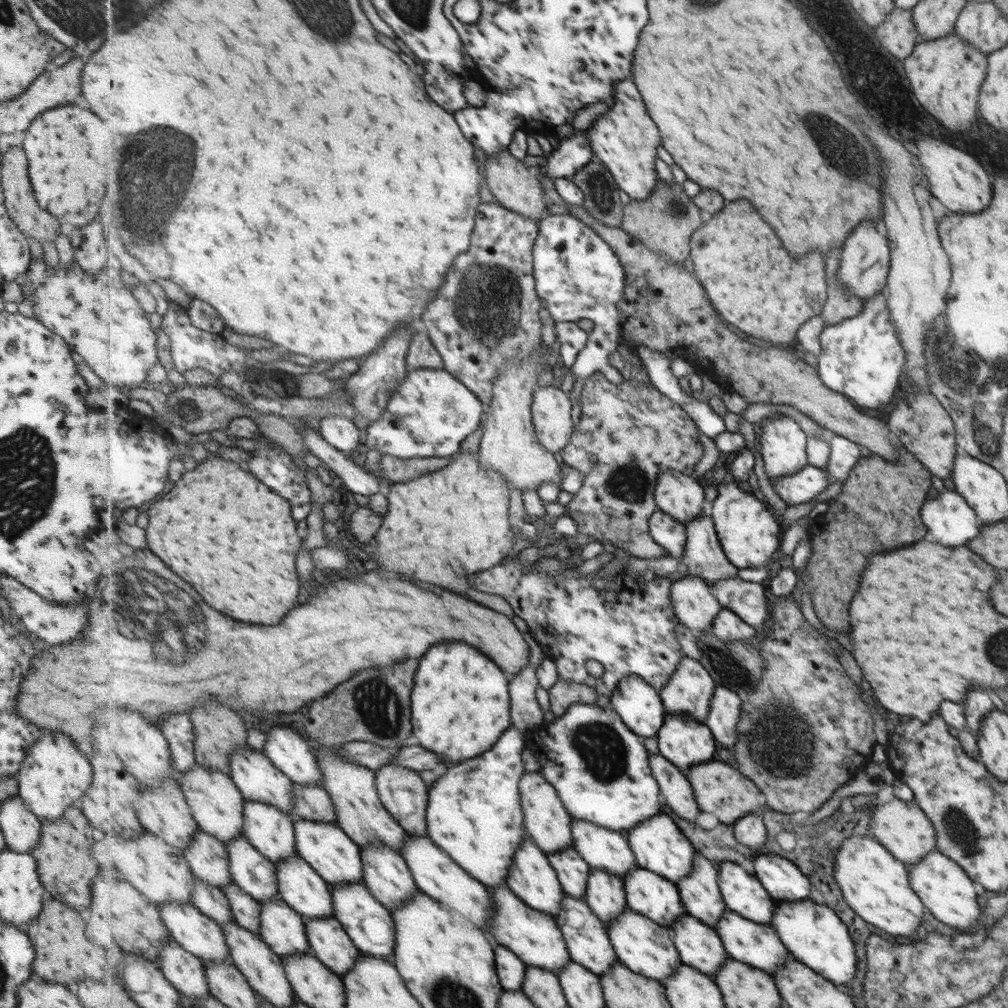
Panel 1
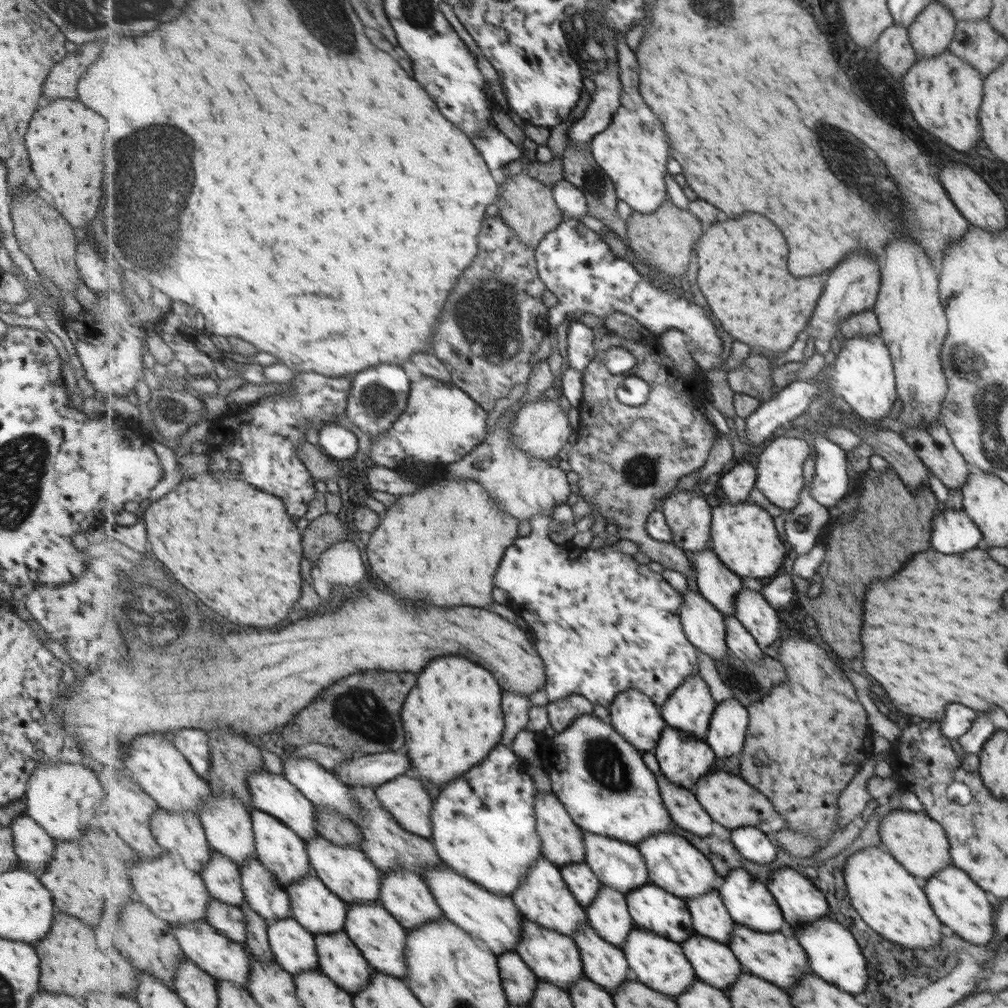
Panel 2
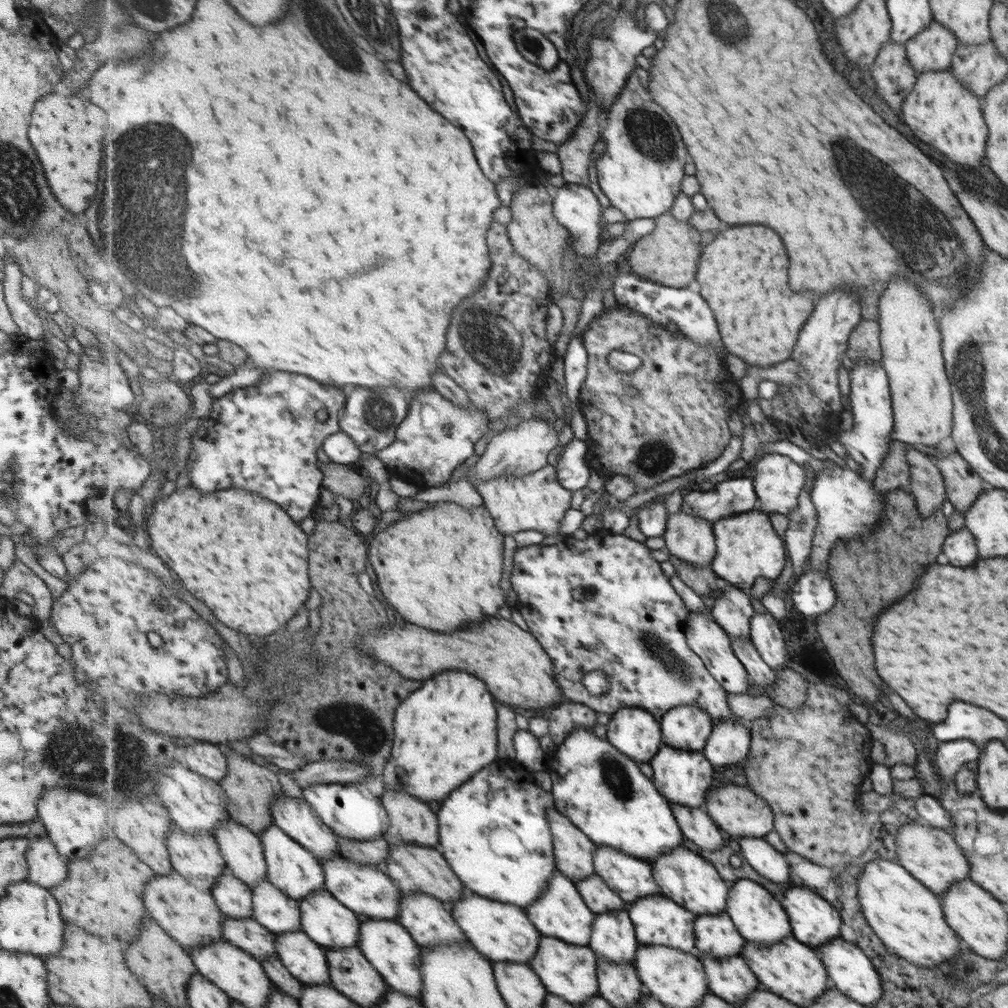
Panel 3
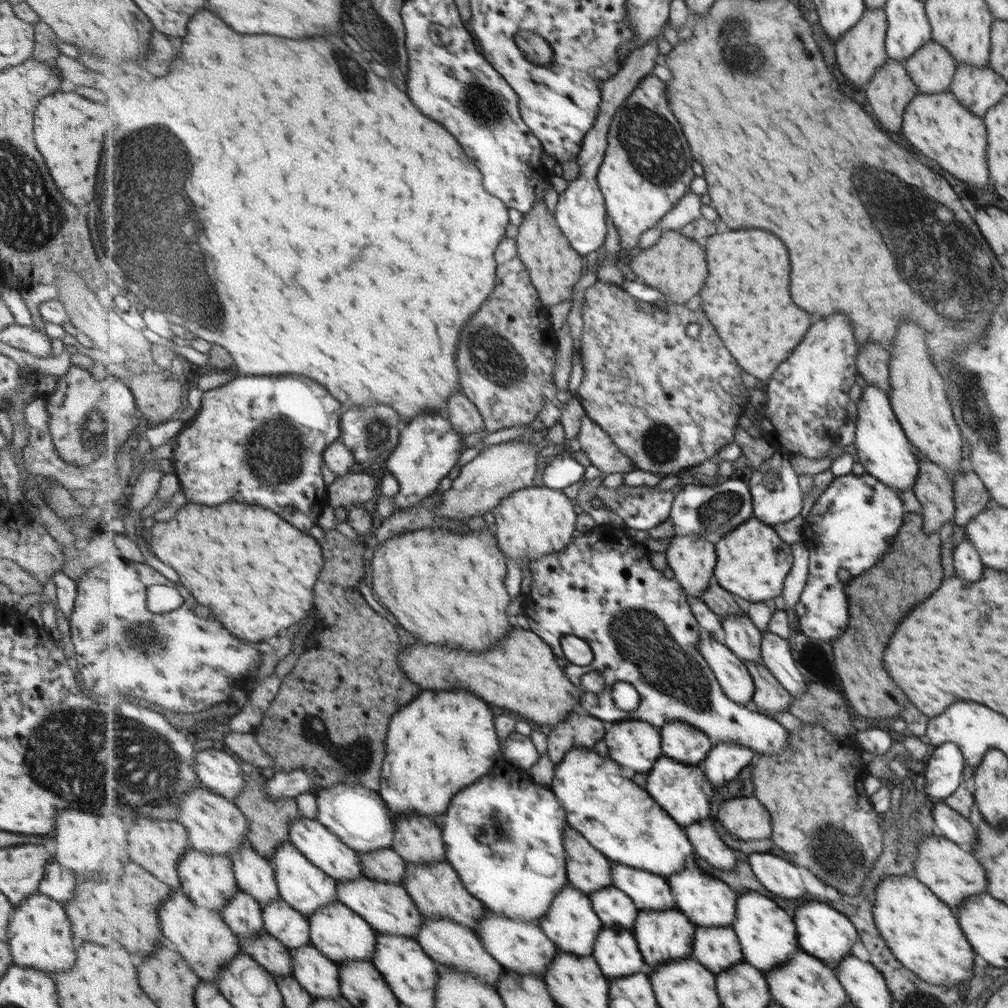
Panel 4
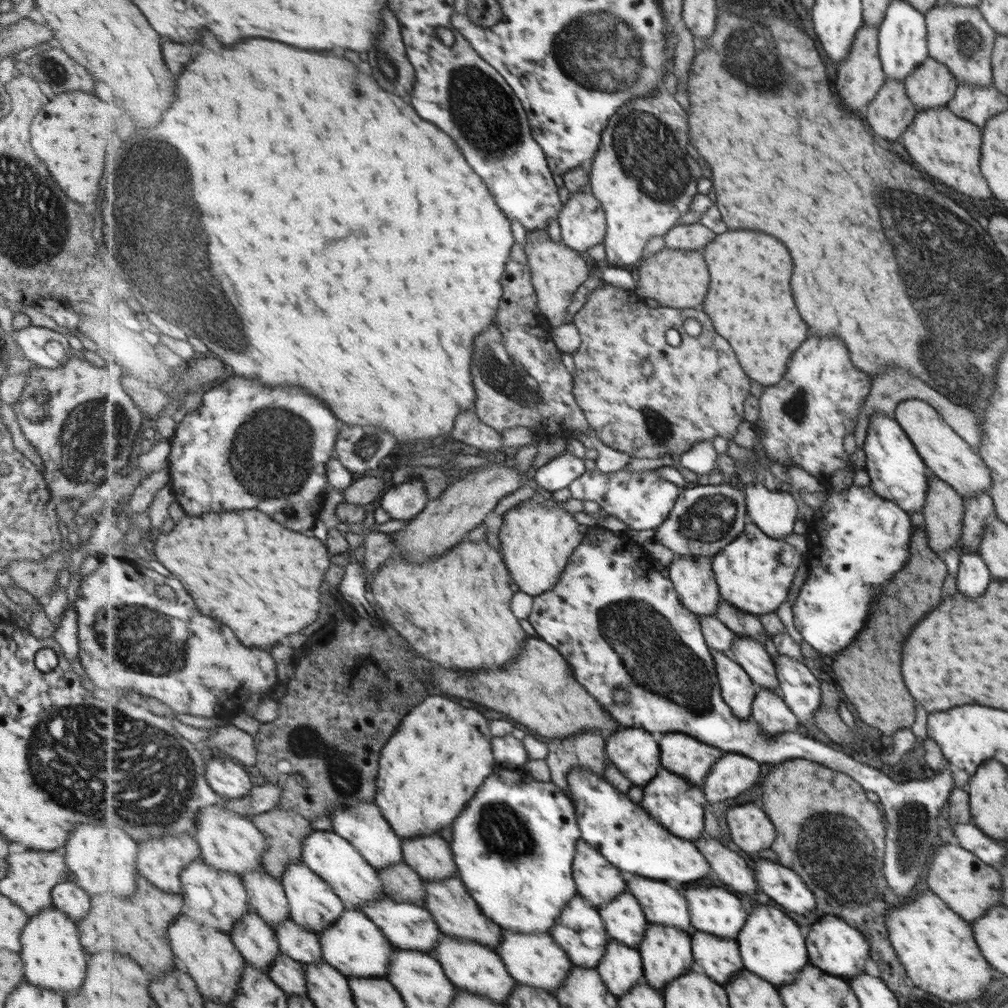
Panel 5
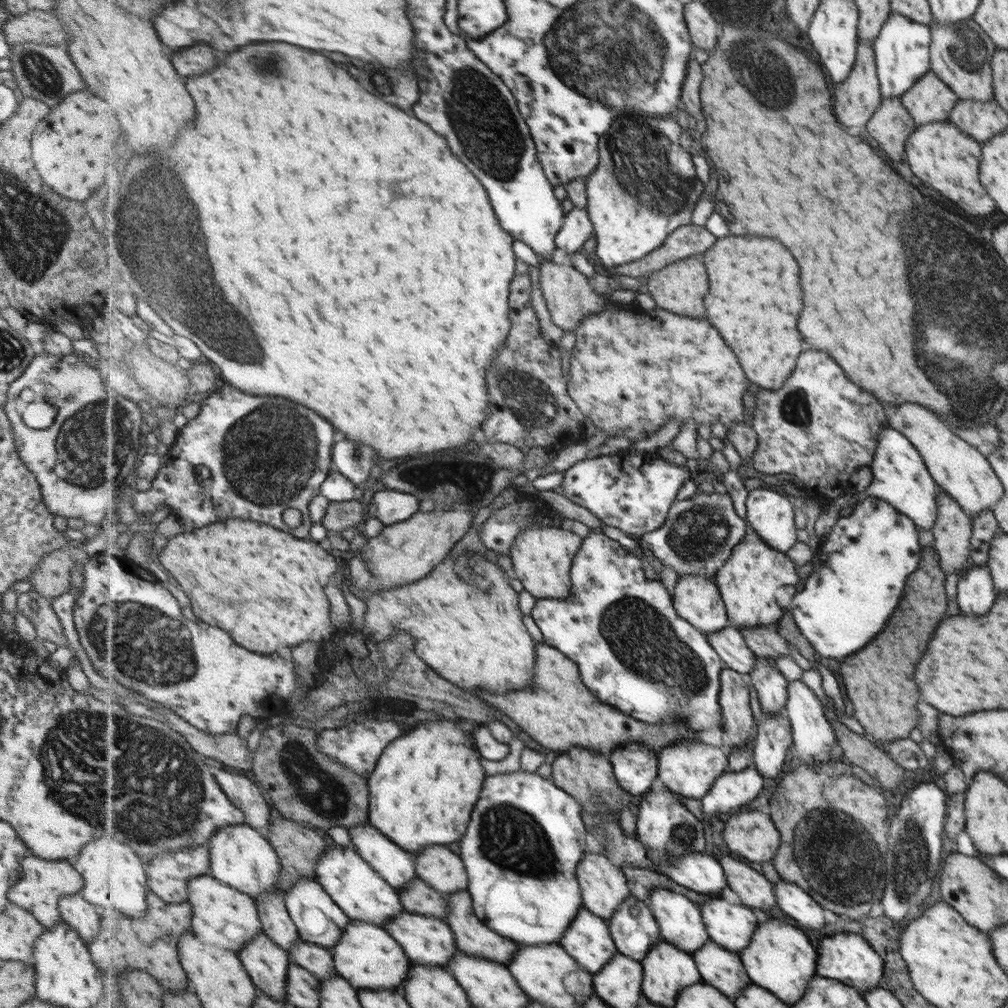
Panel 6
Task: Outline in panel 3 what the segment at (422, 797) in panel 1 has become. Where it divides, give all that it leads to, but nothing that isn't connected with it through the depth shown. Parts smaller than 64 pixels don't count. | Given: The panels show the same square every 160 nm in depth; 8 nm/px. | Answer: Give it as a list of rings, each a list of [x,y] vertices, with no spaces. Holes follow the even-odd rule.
[[[403,789],[383,790],[381,800],[389,815],[389,828],[383,838],[392,844],[411,843],[438,848],[440,821],[423,800]]]

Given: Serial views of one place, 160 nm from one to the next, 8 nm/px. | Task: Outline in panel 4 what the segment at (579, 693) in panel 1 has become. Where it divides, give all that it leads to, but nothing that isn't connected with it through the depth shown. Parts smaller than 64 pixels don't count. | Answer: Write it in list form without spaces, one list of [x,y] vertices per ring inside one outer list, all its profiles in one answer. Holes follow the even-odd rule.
[[[584,711],[571,713],[563,722],[550,729],[548,734],[549,754],[558,765],[573,748],[589,748],[599,740],[605,740],[605,724]]]

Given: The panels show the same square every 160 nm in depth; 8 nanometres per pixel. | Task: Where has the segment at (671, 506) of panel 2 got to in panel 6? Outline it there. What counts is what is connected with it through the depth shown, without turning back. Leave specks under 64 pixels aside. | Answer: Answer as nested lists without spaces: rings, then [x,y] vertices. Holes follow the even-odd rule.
[[[685,573],[678,578],[673,595],[679,616],[700,628],[706,637],[730,627],[725,601],[713,578]]]

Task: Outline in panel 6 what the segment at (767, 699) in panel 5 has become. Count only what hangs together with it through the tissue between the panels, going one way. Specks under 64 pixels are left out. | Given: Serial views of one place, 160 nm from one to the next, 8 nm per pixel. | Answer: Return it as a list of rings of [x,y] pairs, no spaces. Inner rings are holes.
[[[783,713],[765,715],[757,727],[753,764],[763,776],[775,778],[781,772],[787,748],[791,746],[792,728]]]

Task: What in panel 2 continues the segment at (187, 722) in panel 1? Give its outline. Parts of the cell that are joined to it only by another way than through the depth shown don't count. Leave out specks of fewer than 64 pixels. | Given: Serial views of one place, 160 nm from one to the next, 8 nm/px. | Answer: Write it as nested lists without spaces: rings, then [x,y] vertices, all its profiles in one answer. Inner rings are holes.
[[[182,728],[174,733],[174,744],[202,777],[211,770],[211,741],[207,731],[200,728]]]

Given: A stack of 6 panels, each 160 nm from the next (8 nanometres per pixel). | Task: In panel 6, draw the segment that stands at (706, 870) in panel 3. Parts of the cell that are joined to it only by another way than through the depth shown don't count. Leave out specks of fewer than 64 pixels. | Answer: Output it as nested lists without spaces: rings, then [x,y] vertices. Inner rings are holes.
[[[717,896],[700,907],[711,940],[731,952],[739,953],[749,946],[761,924],[756,910],[745,904],[731,904]]]

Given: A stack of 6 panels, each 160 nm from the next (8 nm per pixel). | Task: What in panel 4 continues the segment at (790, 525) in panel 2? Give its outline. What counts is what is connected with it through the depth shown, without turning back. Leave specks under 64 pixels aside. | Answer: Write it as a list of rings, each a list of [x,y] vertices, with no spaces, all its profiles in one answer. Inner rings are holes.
[[[800,543],[792,544],[793,568],[788,572],[788,576],[784,582],[784,591],[781,592],[783,598],[784,611],[794,610],[795,604],[798,602],[799,593],[805,588],[805,581],[808,573],[808,550],[806,546]]]

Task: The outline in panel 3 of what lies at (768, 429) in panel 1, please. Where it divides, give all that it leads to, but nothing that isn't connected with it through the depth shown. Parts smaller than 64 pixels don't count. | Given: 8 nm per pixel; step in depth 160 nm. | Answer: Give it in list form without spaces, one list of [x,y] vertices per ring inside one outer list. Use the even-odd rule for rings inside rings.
[[[765,454],[756,464],[753,484],[761,511],[786,515],[799,503],[803,468],[785,455]]]

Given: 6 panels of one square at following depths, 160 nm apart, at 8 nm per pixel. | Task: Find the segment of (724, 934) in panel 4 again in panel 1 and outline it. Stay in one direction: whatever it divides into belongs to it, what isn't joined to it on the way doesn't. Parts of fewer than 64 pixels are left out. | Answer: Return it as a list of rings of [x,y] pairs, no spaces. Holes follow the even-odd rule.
[[[696,851],[693,870],[678,887],[687,914],[715,929],[729,908],[721,893],[720,871],[713,862]]]

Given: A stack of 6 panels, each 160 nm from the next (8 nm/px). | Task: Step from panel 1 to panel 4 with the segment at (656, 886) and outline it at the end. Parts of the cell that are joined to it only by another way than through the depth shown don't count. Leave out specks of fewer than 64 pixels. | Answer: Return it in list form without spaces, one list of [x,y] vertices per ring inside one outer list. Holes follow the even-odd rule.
[[[640,909],[633,931],[641,952],[647,964],[647,975],[651,974],[651,968],[655,970],[657,966],[665,961],[679,960],[693,957],[694,943],[696,940],[696,924],[679,909],[666,911]]]

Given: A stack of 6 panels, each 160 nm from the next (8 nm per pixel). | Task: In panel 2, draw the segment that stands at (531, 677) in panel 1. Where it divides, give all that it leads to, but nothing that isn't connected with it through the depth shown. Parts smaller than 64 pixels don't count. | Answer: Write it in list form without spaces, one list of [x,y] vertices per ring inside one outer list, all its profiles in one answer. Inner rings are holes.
[[[505,692],[505,718],[507,718],[507,730],[503,744],[512,748],[516,736],[528,728],[531,722],[530,708],[532,700],[529,696],[518,692]]]

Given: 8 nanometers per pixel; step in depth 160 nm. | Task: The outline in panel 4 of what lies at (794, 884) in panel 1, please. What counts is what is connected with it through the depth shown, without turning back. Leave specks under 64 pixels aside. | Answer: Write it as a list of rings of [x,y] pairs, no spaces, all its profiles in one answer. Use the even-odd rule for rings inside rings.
[[[805,902],[795,908],[793,916],[796,921],[797,940],[800,940],[801,950],[817,957],[831,968],[835,969],[844,956],[851,955],[851,944],[857,937],[854,926],[849,919],[824,902]]]

